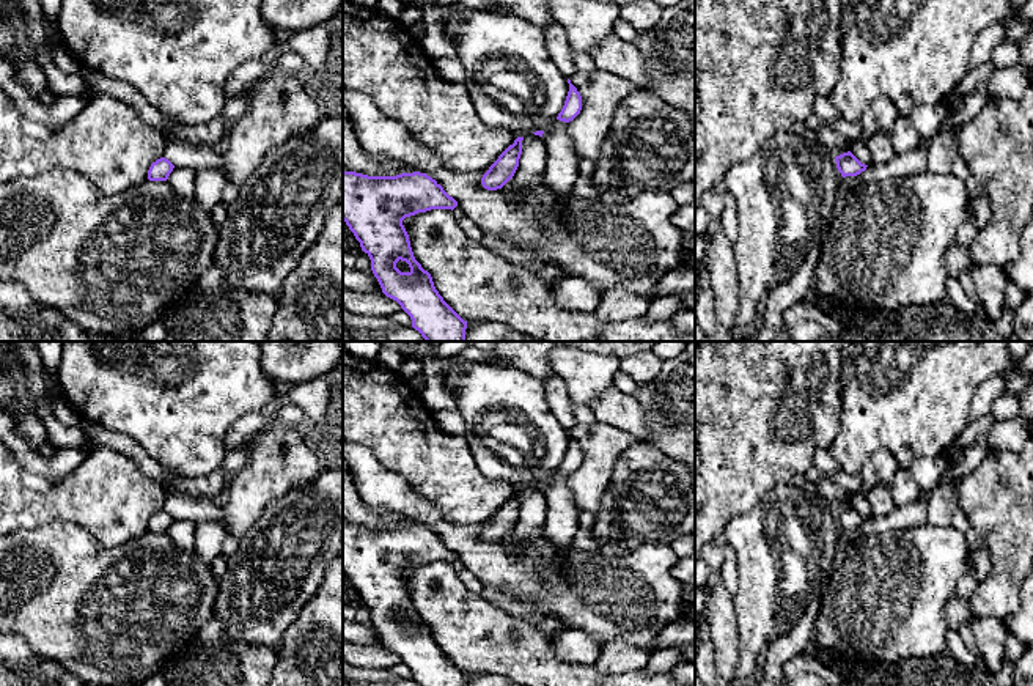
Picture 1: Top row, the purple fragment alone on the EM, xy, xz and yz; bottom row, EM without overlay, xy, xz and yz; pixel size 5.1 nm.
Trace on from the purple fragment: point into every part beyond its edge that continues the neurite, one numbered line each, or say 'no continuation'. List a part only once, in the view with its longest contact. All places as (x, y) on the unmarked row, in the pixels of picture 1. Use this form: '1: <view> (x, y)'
no continuation

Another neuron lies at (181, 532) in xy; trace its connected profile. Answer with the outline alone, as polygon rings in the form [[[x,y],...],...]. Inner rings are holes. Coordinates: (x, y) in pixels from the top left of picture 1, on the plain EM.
[[[175,519],[167,535],[181,549],[193,549],[193,527],[195,522],[187,519]]]

